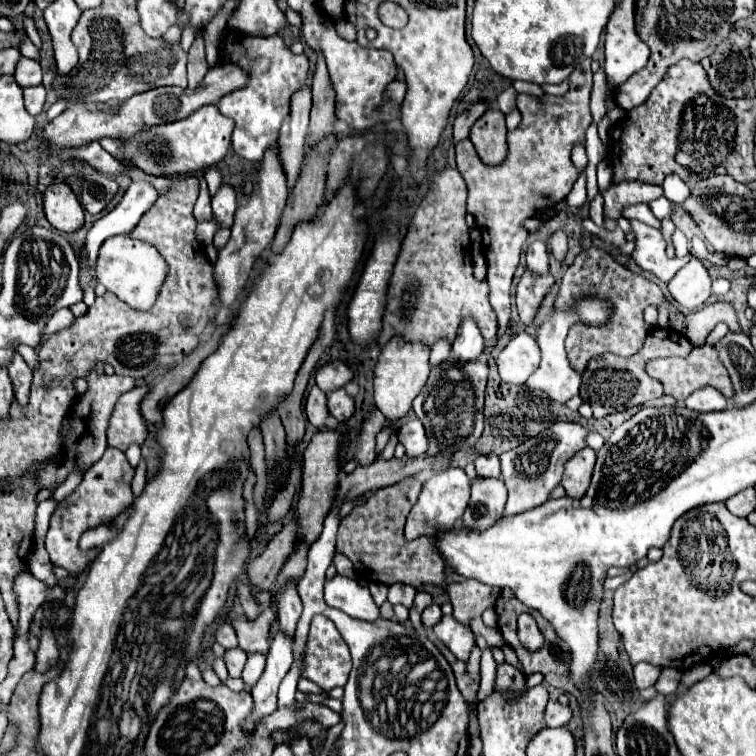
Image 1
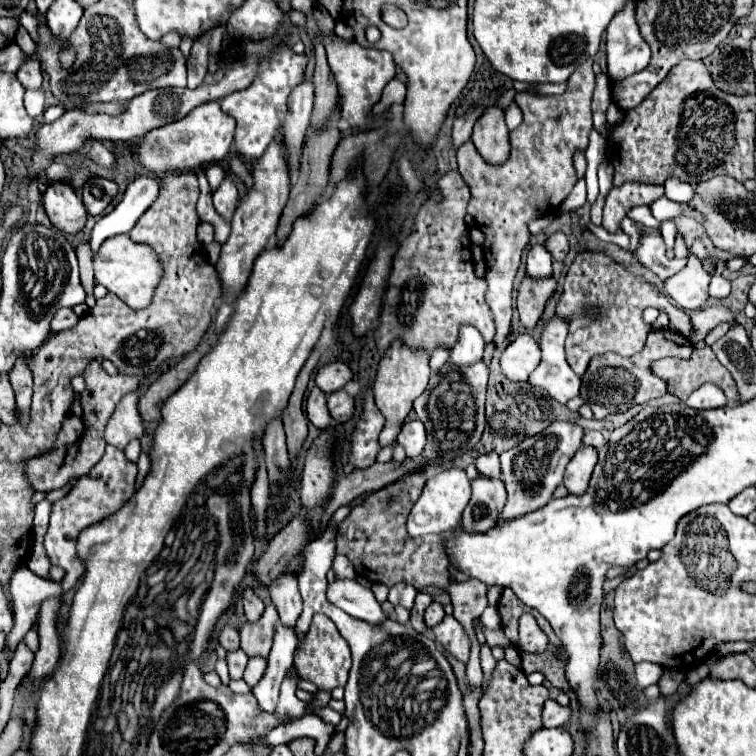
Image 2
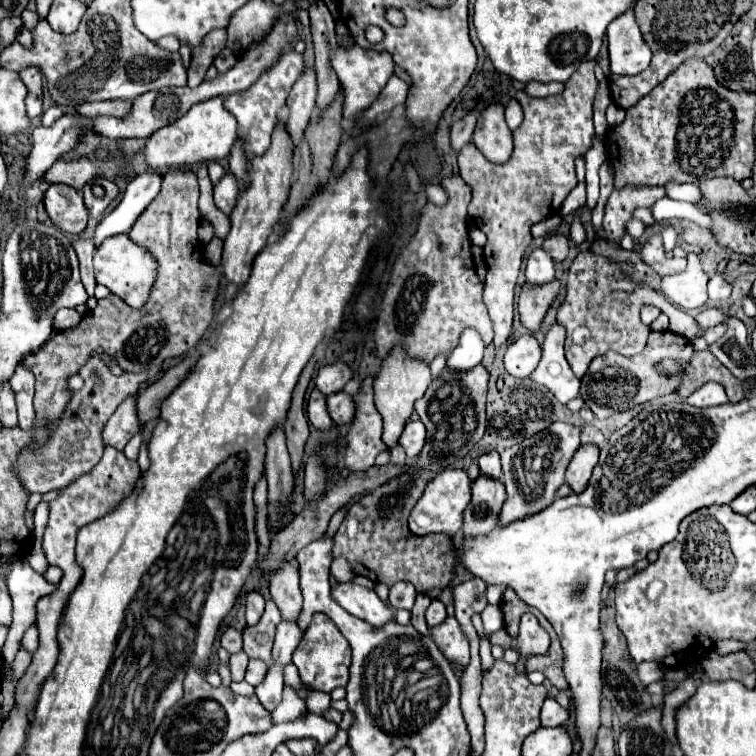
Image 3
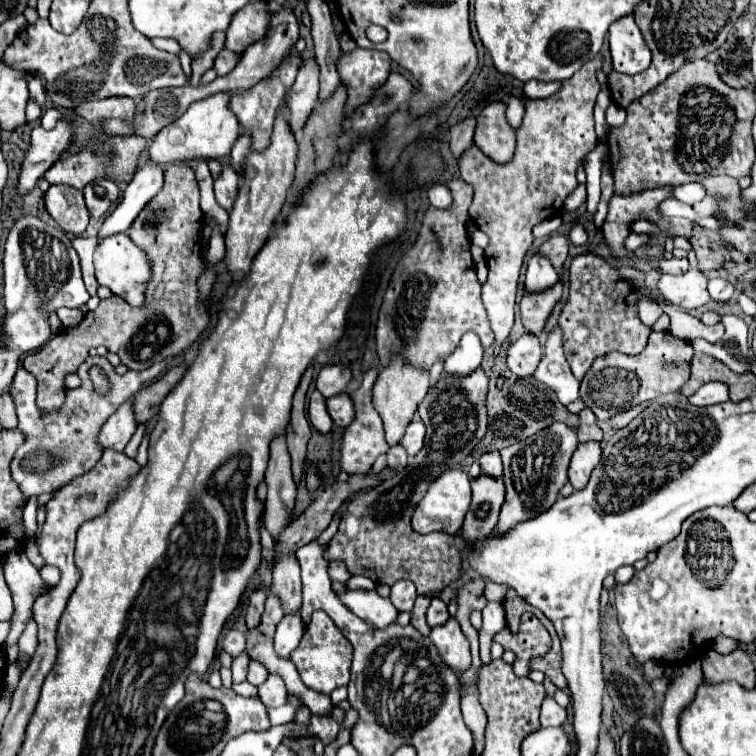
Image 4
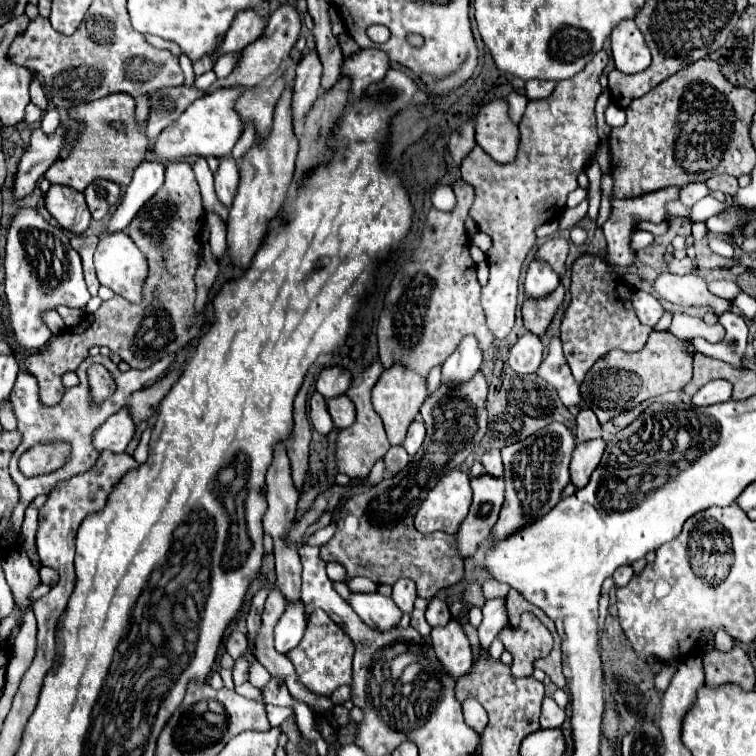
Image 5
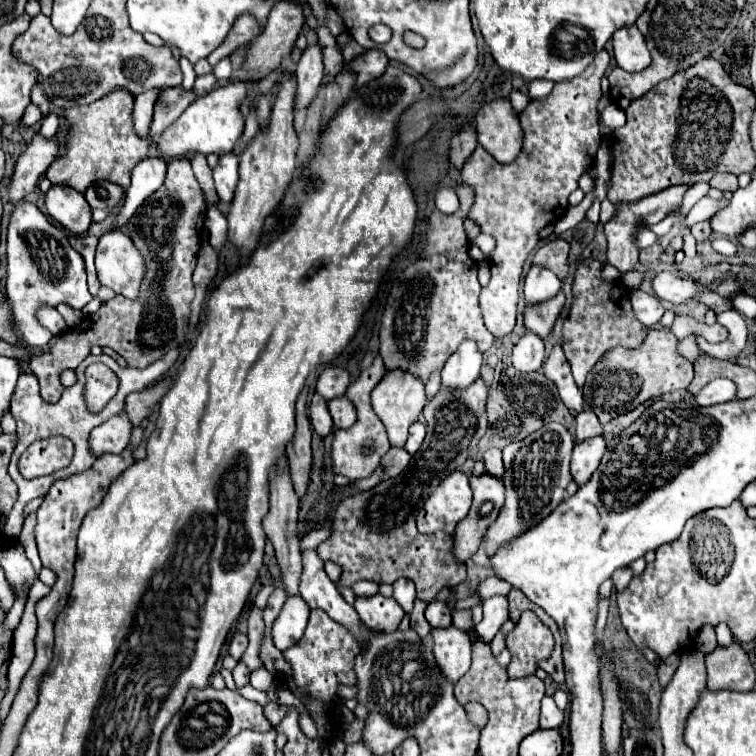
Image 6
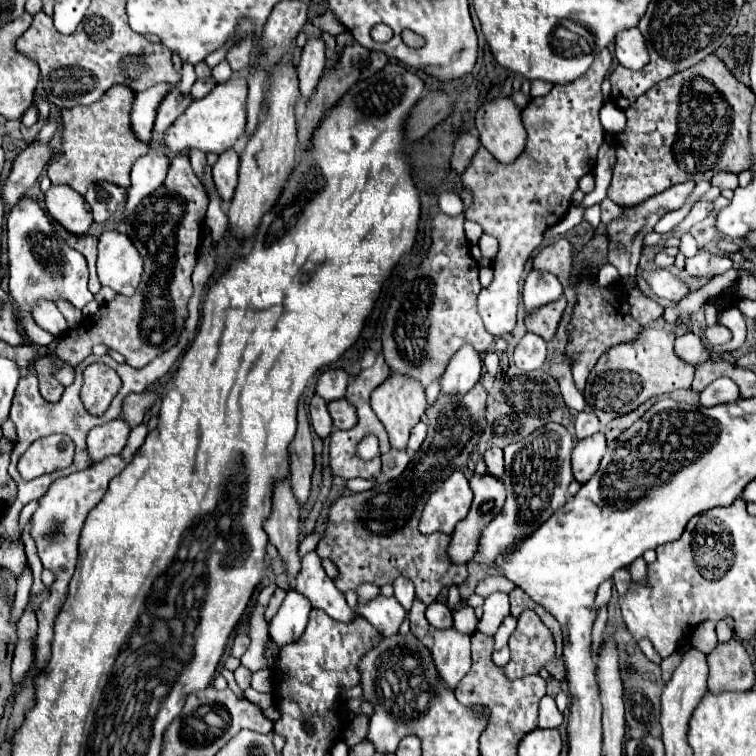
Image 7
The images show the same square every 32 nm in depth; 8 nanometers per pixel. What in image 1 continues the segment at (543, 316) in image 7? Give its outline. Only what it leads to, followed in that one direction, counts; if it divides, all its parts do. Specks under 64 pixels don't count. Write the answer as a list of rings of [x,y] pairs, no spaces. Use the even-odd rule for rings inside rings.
[[[528,270],[520,278],[516,286],[516,308],[518,316],[524,322],[524,326],[530,326],[540,310],[540,304],[544,296],[552,290],[554,278],[552,274],[548,276],[532,276]]]

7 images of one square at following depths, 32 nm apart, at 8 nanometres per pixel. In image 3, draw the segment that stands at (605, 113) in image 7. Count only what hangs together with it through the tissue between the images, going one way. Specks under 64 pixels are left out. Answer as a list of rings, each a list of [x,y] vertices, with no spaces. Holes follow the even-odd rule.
[[[610,104],[608,110],[606,110],[606,118],[608,118],[608,124],[610,124],[610,126],[622,124],[622,122],[624,122],[624,108],[620,108],[620,106],[616,106],[616,104]]]

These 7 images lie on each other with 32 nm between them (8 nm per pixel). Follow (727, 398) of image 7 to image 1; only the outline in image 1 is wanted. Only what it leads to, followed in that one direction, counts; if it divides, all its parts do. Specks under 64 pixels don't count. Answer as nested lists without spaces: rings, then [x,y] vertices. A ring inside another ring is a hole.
[[[712,386],[700,388],[686,398],[686,408],[692,408],[696,412],[714,412],[714,410],[724,410],[726,406],[728,400],[724,398],[724,394]]]

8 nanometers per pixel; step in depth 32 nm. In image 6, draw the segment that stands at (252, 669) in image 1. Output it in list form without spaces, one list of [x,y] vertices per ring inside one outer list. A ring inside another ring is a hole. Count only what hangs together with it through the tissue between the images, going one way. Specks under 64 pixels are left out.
[[[260,668],[258,672],[252,672],[252,674],[250,674],[250,684],[252,684],[256,690],[262,690],[262,692],[268,692],[268,690],[270,690],[272,680],[274,680],[274,676],[272,676],[266,668]]]

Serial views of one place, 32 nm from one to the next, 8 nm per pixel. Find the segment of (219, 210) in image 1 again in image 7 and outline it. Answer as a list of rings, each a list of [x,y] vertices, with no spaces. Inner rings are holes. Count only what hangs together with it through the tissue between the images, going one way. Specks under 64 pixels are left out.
[[[234,148],[222,152],[212,168],[214,184],[224,200],[230,200],[238,184],[238,154]]]

